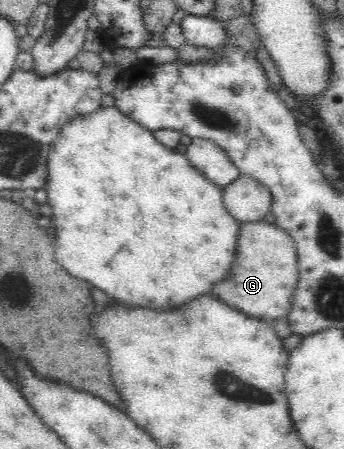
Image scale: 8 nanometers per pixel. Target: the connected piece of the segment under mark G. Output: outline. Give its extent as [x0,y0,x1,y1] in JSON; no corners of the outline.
[214,220,301,322]

